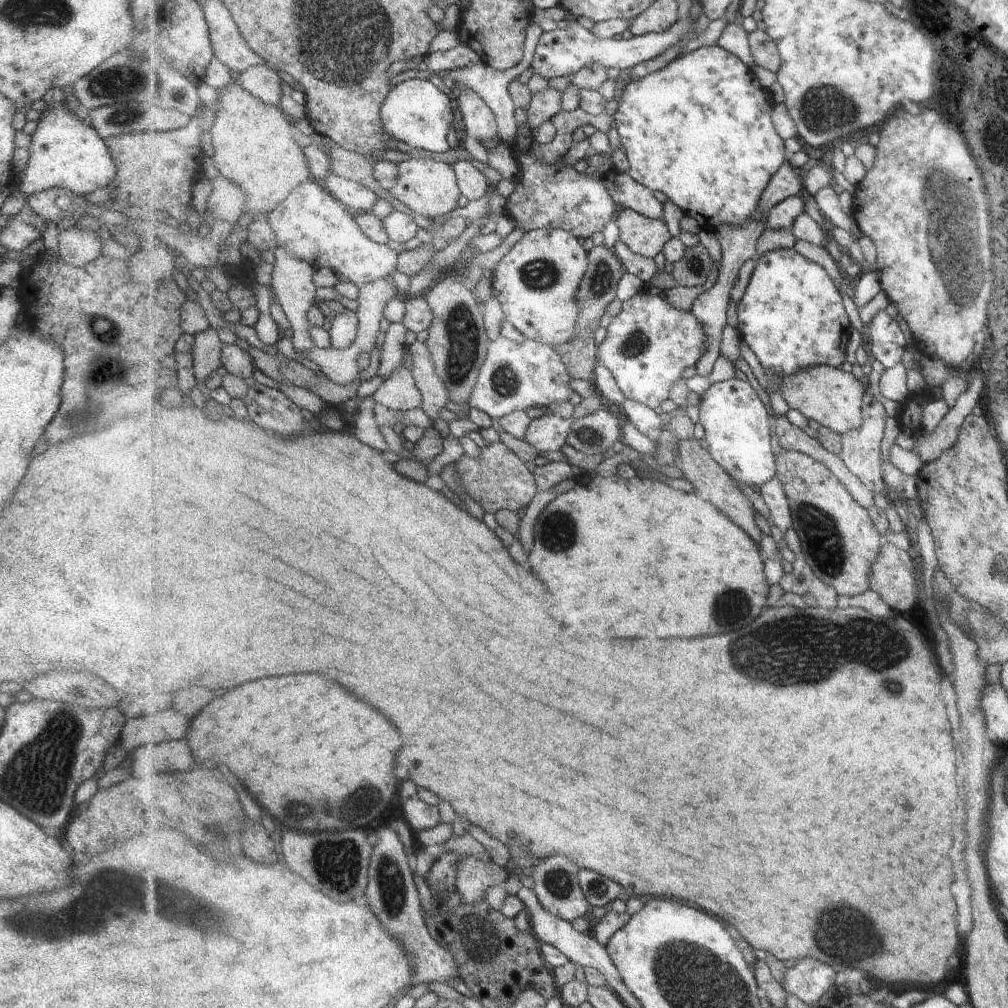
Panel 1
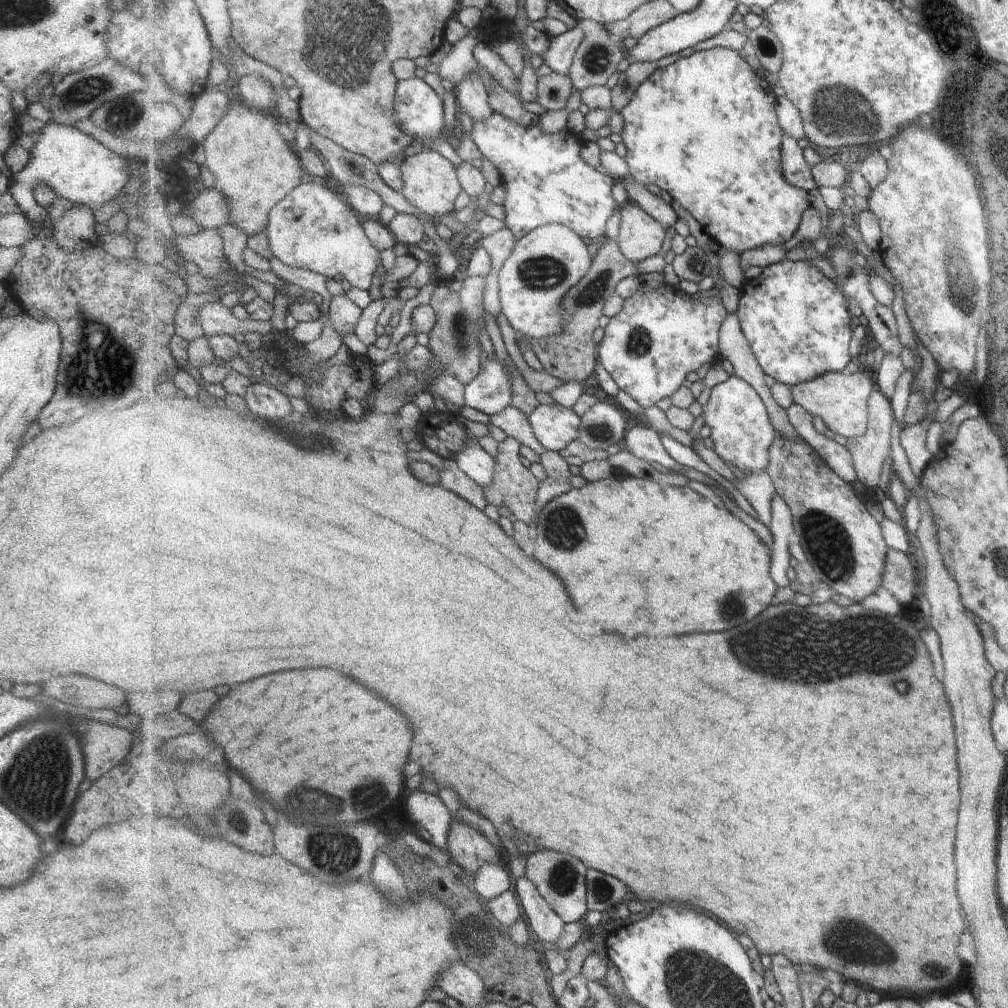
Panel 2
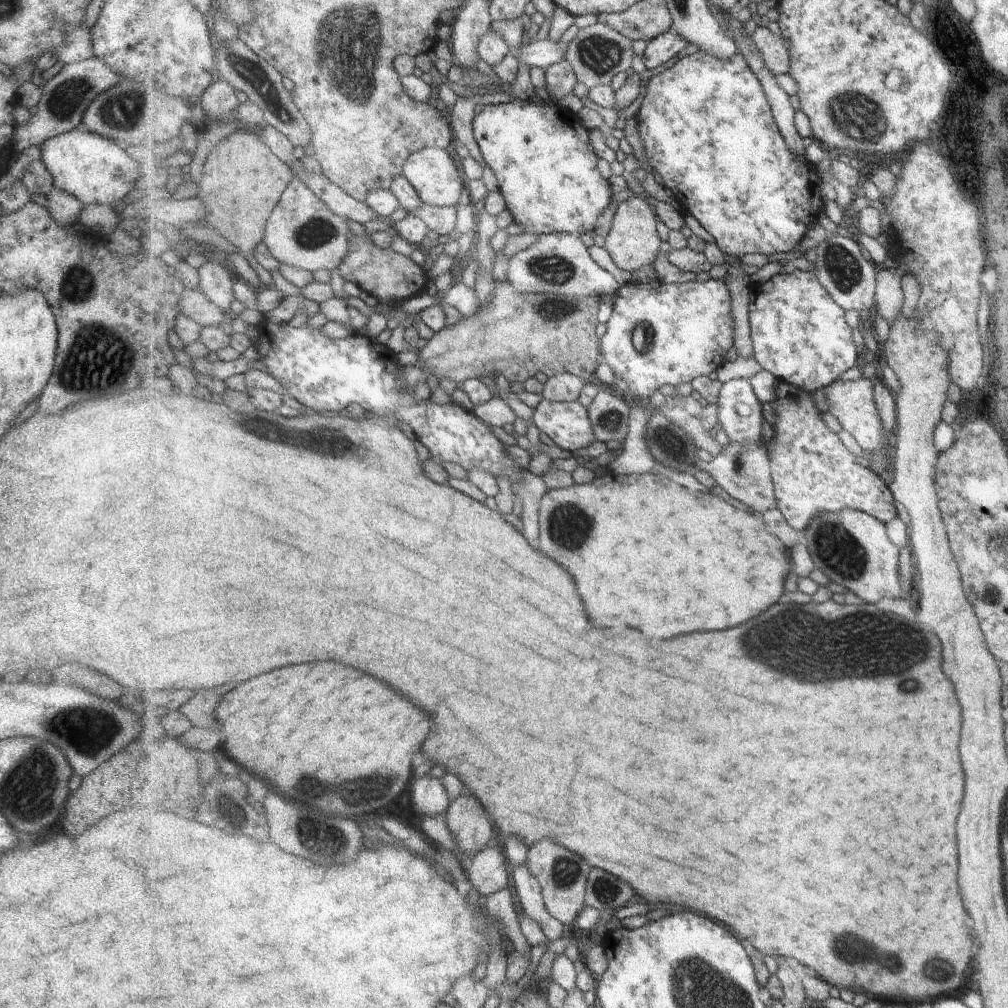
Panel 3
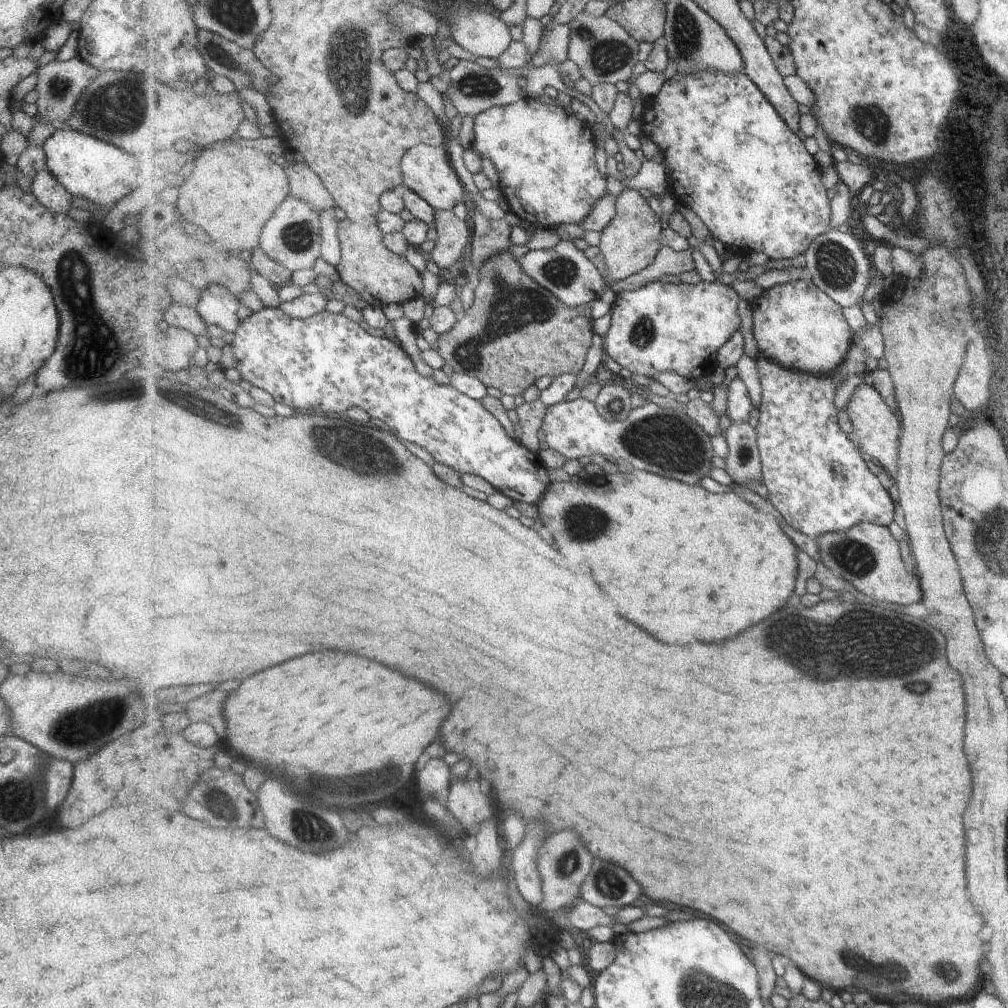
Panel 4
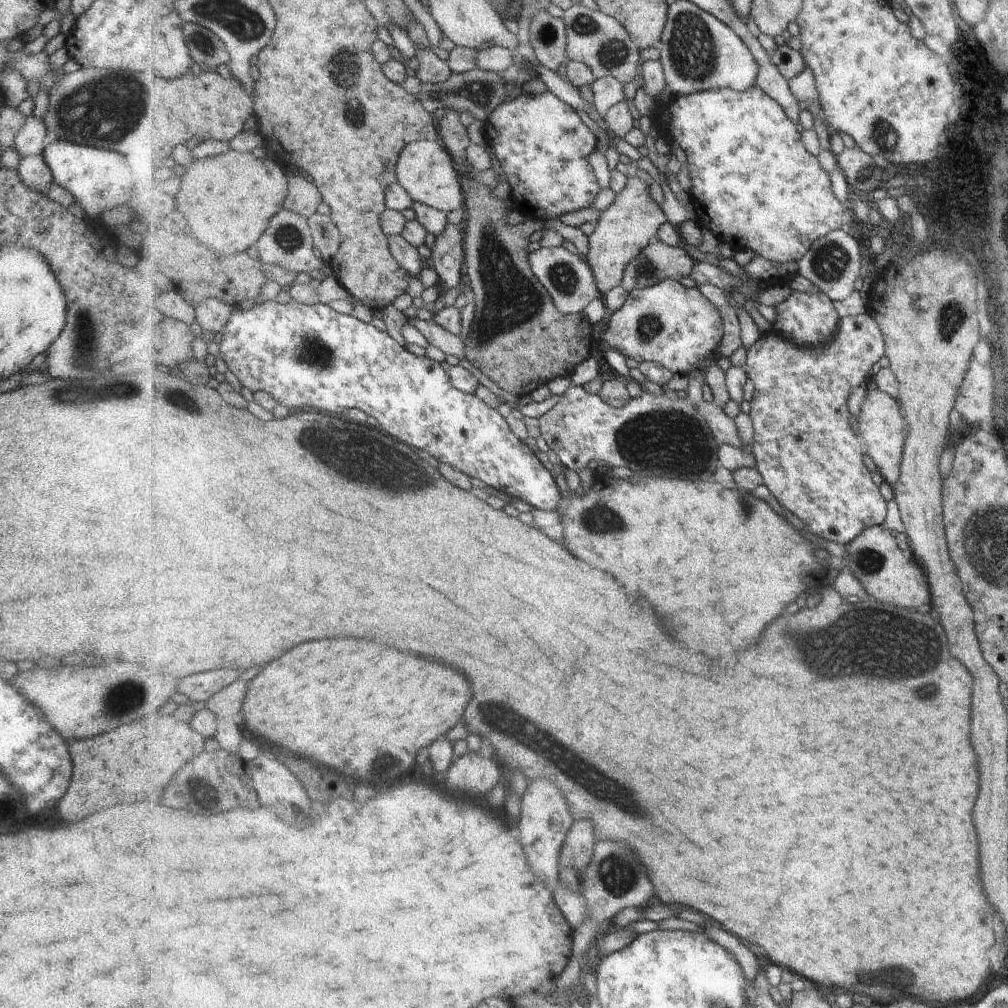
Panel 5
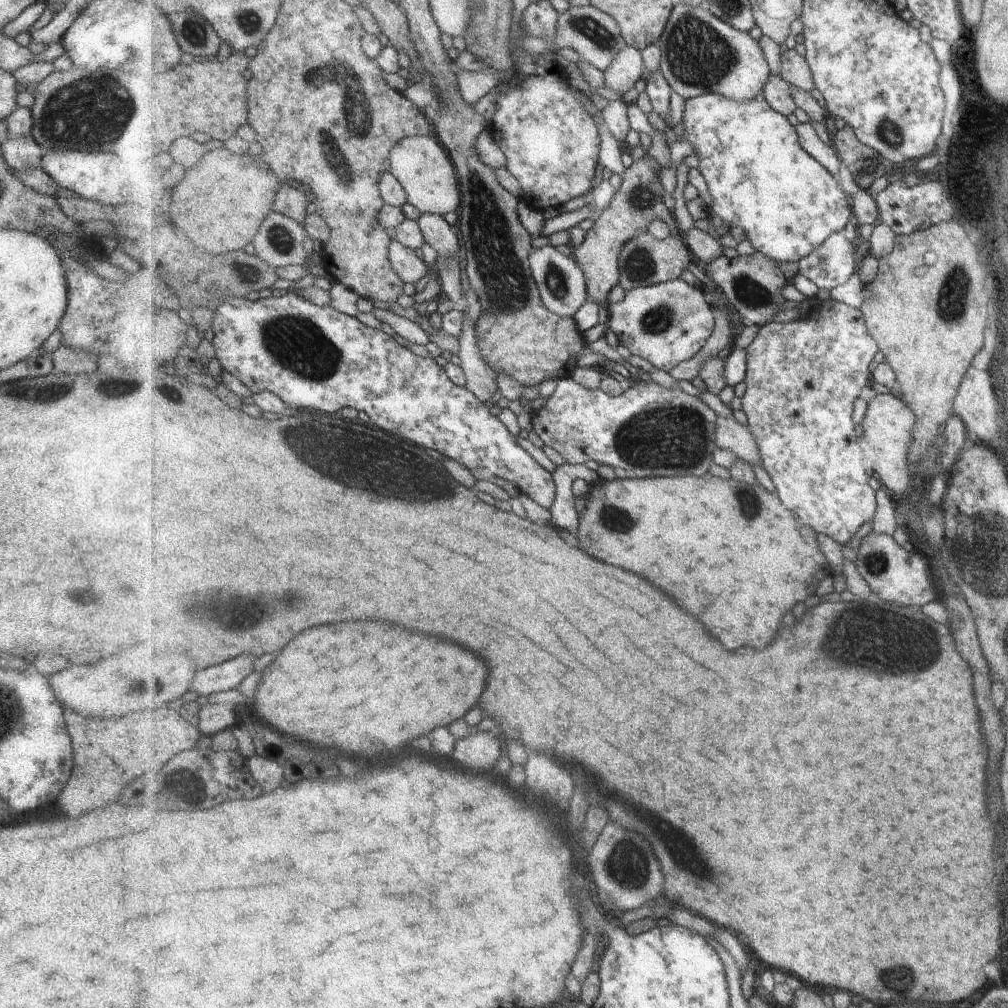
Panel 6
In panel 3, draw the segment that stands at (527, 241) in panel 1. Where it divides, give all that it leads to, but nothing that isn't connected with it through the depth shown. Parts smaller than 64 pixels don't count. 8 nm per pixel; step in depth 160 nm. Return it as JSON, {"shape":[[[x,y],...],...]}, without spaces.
{"shape":[[[555,232],[539,235],[534,244],[519,252],[508,262],[506,280],[515,286],[521,295],[547,293],[567,297],[605,295],[614,296],[621,288],[617,276],[605,271],[589,254],[589,248],[579,235]]]}

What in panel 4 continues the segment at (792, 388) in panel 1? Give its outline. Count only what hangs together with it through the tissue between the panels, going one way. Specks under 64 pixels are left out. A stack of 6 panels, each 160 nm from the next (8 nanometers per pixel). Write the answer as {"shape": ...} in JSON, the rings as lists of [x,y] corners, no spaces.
{"shape":[[[861,384],[852,394],[846,408],[847,414],[853,423],[853,432],[858,438],[859,448],[869,456],[880,462],[880,466],[897,478],[899,474],[900,438],[902,435],[902,422],[899,412],[895,412],[885,402],[883,395],[873,385]]]}

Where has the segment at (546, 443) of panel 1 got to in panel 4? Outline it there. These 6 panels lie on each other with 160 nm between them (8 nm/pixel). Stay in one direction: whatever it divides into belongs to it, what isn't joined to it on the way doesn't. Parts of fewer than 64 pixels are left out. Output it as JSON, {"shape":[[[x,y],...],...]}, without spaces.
{"shape":[[[583,397],[572,401],[561,401],[548,407],[542,430],[546,434],[546,442],[551,449],[564,454],[569,460],[577,460],[581,456],[593,456],[601,454],[606,460],[616,463],[617,460],[625,460],[635,469],[641,469],[655,473],[670,479],[677,479],[685,484],[699,485],[699,482],[709,477],[709,470],[713,467],[713,458],[716,456],[711,446],[711,435],[705,432],[684,410],[673,410],[647,403],[645,406],[633,409],[624,421],[609,421],[600,413],[595,402]]]}

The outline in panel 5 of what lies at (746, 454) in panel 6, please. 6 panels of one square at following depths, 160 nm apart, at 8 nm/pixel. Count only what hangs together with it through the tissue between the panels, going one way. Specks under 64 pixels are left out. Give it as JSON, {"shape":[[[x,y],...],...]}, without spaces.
{"shape":[[[701,401],[695,405],[699,412],[706,418],[708,428],[719,445],[731,445],[744,450],[744,440],[739,434],[734,418],[725,414],[723,407],[713,401]]]}

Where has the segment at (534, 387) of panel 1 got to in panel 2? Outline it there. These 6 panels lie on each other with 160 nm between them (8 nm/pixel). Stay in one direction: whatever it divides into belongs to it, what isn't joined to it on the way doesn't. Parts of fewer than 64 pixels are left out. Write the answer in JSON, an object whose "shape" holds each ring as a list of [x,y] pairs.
{"shape":[[[487,357],[482,365],[481,374],[466,386],[466,406],[491,417],[512,406],[511,372],[496,358]]]}

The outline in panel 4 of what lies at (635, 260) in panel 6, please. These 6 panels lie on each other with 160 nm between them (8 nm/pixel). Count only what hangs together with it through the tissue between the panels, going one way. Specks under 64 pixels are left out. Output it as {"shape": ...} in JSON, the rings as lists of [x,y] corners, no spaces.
{"shape":[[[665,244],[660,248],[656,261],[641,272],[631,275],[623,281],[611,280],[609,286],[619,294],[621,291],[632,291],[653,281],[659,281],[665,274],[680,274],[692,271],[695,268],[695,260],[689,249],[684,251],[673,250]]]}

